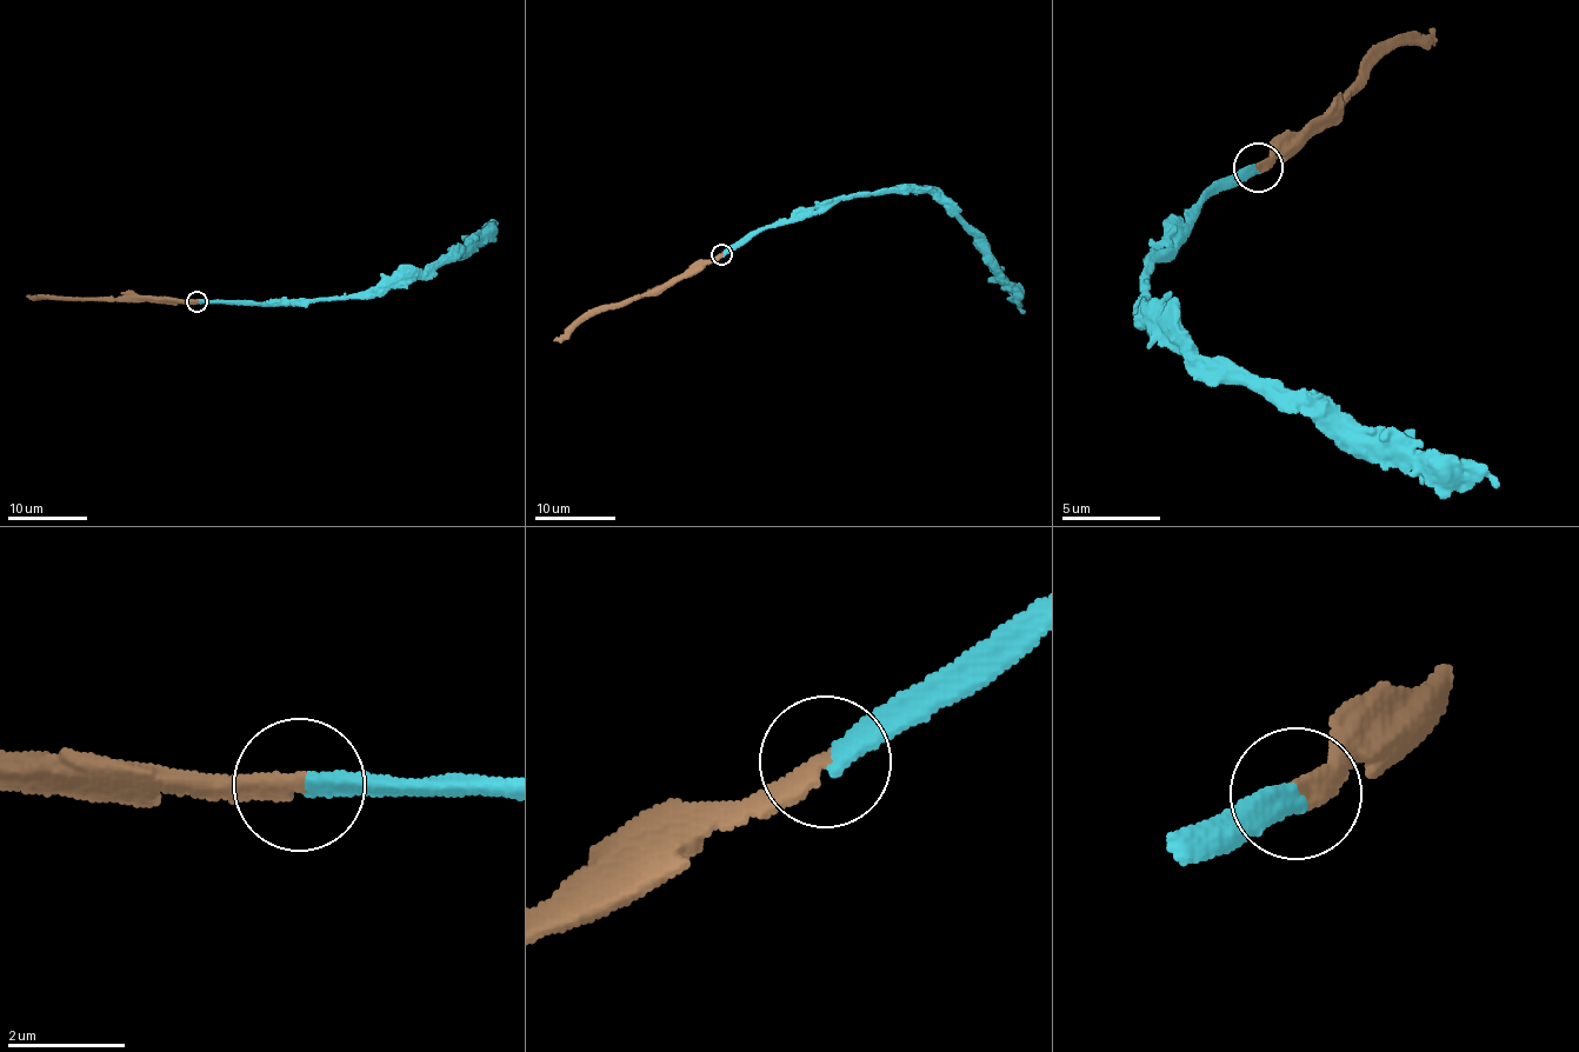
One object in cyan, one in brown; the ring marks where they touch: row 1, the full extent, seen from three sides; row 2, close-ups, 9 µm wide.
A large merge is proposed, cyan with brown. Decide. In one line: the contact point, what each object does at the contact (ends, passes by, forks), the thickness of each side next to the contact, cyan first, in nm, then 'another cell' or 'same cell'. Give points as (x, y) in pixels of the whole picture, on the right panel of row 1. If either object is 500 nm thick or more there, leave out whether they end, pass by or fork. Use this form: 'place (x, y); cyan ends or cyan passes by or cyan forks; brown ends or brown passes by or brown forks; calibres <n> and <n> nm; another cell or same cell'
place (1258, 167); cyan ends; brown ends; calibres 340 and 300 nm; same cell

